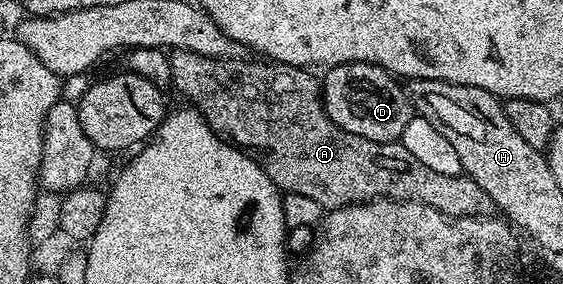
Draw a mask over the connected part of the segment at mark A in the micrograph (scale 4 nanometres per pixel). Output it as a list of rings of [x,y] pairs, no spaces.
[[[183,49],[173,50],[168,60],[172,89],[190,100],[187,102],[206,120],[215,135],[246,152],[283,194],[308,195],[308,199],[316,199],[316,203],[320,203],[326,211],[364,201],[389,199],[424,203],[428,207],[436,207],[436,211],[449,217],[489,217],[495,212],[492,199],[484,187],[480,187],[471,177],[440,175],[424,167],[424,163],[419,163],[400,143],[376,143],[336,127],[336,123],[332,123],[324,111],[319,78],[313,77],[309,68],[279,65],[266,59],[250,61],[205,57]]]

